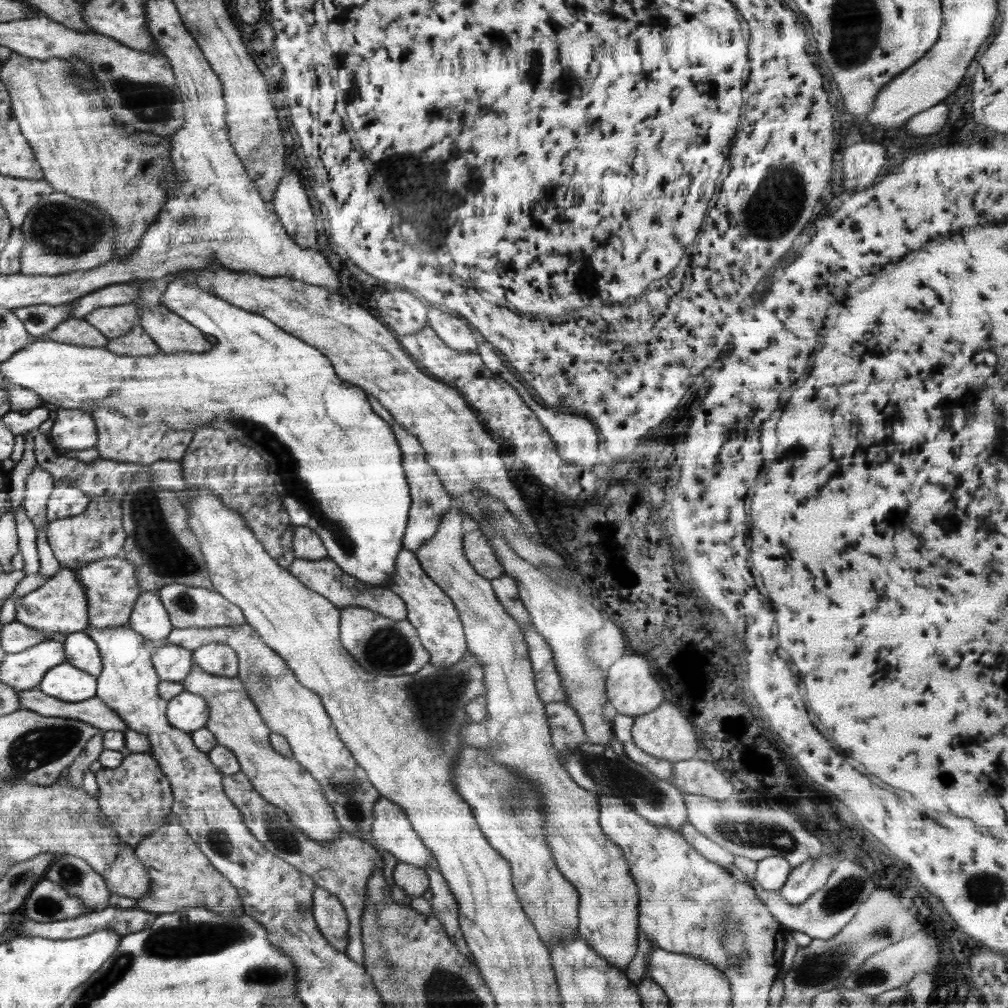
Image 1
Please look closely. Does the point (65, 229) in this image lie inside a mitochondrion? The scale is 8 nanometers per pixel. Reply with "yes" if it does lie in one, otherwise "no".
yes

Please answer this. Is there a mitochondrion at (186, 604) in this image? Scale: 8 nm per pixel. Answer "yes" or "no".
yes

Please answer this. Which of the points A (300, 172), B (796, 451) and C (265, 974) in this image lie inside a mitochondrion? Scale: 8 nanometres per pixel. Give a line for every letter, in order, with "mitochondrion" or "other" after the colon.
A: other
B: other
C: mitochondrion

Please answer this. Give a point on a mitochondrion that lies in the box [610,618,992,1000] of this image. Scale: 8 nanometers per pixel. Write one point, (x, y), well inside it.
(821, 967)

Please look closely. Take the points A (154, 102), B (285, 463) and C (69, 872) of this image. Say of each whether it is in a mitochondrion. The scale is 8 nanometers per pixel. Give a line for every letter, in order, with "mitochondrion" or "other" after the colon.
A: mitochondrion
B: mitochondrion
C: mitochondrion

